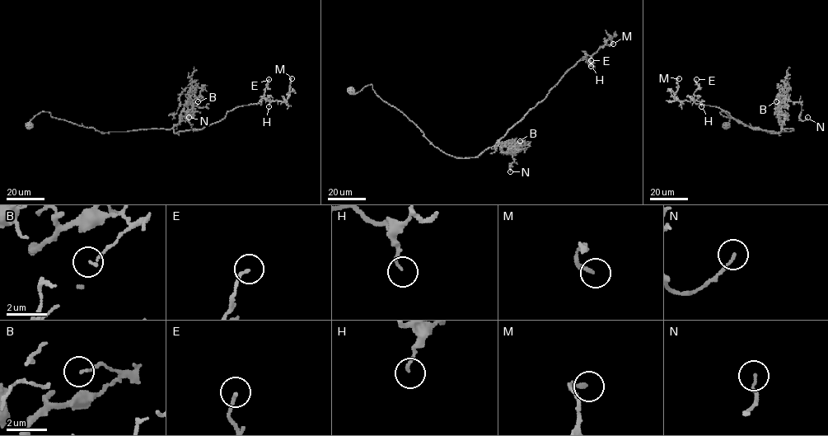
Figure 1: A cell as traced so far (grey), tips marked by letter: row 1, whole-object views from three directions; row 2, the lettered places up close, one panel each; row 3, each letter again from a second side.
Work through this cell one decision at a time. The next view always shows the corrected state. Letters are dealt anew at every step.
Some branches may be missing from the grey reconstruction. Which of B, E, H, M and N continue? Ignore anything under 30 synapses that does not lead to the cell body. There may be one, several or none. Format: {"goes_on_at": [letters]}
{"goes_on_at": []}

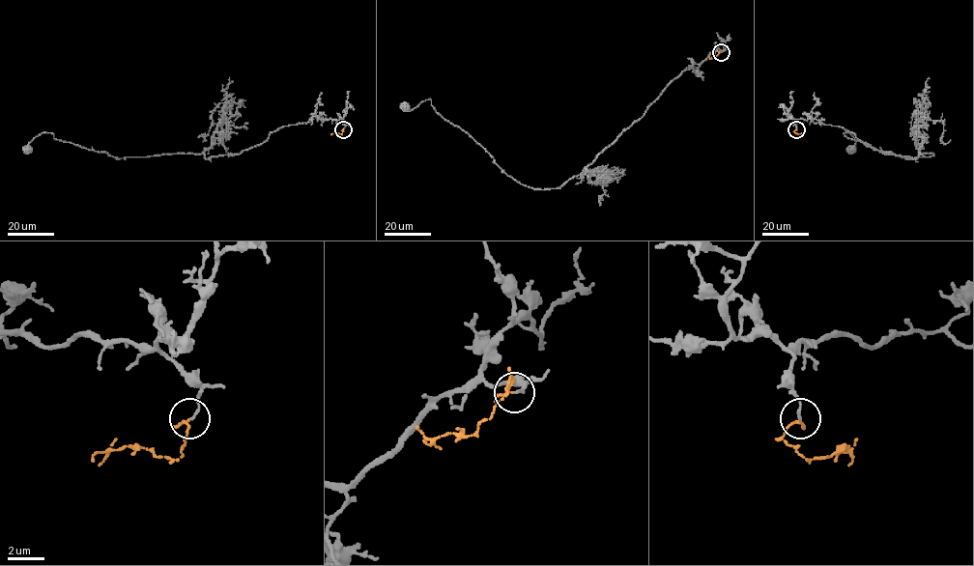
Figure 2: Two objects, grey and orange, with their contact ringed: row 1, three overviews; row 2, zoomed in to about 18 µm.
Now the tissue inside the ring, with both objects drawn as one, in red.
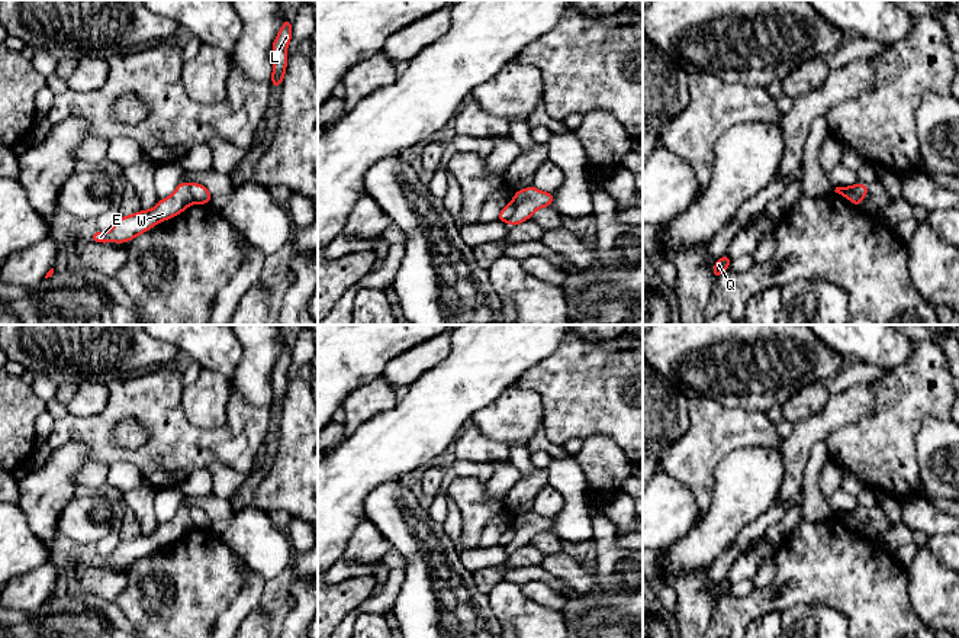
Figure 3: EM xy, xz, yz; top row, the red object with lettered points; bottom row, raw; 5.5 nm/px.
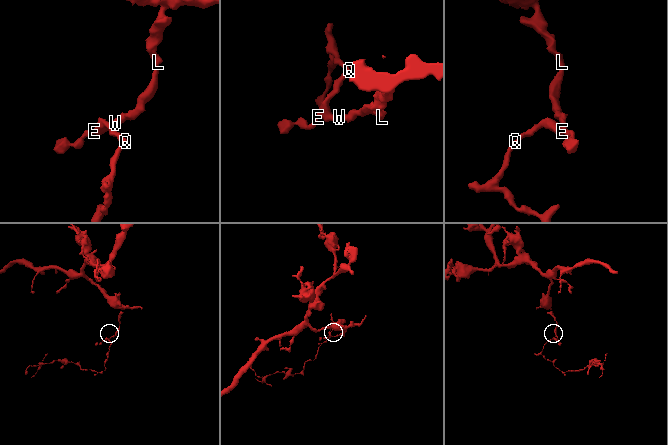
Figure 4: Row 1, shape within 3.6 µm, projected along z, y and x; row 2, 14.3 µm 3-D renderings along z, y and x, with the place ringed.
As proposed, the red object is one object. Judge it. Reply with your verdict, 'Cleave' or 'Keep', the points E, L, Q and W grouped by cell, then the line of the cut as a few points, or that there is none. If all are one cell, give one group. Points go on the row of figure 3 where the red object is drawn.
Cleave. Groups: E Q W / L. Split along xz (512, 202), (514, 212), (508, 221)

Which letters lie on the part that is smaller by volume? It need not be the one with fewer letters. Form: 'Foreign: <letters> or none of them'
Foreign: E, Q, W

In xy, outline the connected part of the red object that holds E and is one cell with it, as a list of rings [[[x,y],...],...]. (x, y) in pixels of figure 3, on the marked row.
[[[181,180],[178,187],[164,200],[160,200],[154,209],[122,216],[116,225],[106,233],[94,231],[91,242],[118,242],[132,241],[135,236],[151,229],[154,225],[164,222],[184,212],[193,202],[190,184]]]

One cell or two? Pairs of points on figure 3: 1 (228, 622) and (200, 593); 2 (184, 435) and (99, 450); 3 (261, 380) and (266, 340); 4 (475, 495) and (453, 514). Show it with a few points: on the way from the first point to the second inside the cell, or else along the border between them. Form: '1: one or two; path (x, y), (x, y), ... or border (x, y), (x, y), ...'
1: two; border (241, 587), (235, 599), (213, 622)
2: one; path (163, 451), (154, 454), (121, 454)
3: one; path (261, 370), (261, 350)
4: two; border (447, 492), (460, 514), (460, 541)

